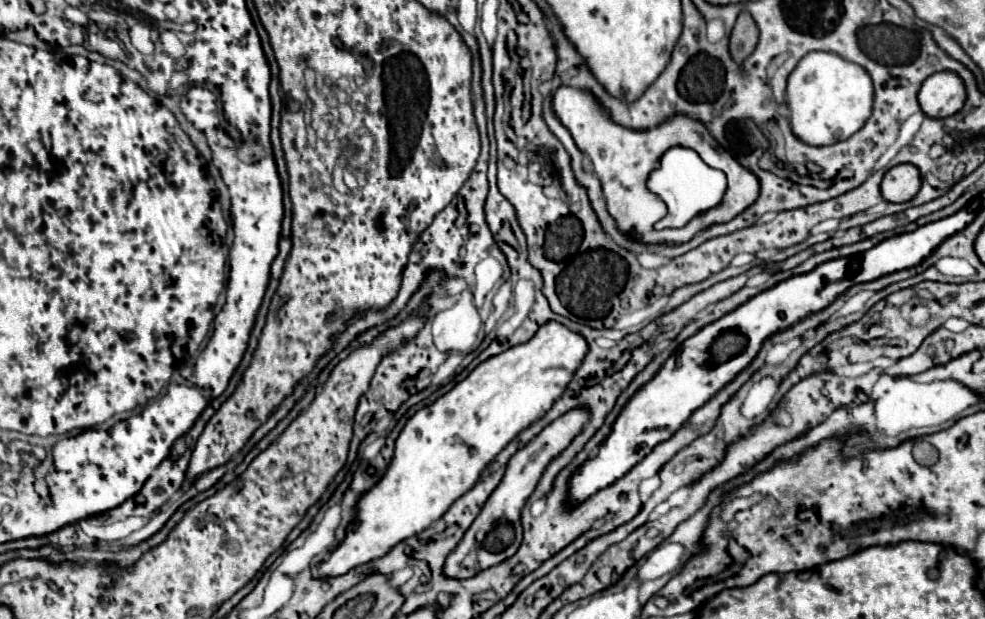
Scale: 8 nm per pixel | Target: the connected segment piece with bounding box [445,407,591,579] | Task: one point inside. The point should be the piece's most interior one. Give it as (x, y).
(496, 534)

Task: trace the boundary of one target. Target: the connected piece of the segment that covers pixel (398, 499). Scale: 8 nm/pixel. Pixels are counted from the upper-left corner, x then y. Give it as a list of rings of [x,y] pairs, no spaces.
[[[549,321],[541,325],[527,343],[489,357],[449,393],[439,397],[433,405],[417,411],[397,437],[395,455],[385,477],[361,497],[357,505],[357,519],[349,525],[347,537],[331,553],[329,561],[315,569],[315,575],[345,575],[345,571],[389,553],[397,543],[421,533],[433,521],[437,521],[455,499],[459,499],[477,483],[481,471],[497,457],[503,447],[507,447],[509,441],[513,441],[523,429],[533,425],[553,407],[553,403],[563,395],[565,387],[573,379],[587,351],[589,345],[583,335],[567,329],[557,321]]]

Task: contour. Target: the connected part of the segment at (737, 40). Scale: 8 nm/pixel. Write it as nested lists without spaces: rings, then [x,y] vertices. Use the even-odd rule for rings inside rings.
[[[743,9],[737,17],[737,23],[733,27],[731,33],[731,41],[729,41],[729,49],[731,49],[731,57],[737,63],[743,63],[745,57],[749,57],[759,41],[759,29],[757,23],[753,21],[751,13],[747,9]]]

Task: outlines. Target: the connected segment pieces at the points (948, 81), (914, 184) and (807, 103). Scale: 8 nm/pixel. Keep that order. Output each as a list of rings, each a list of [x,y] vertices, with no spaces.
[[[953,71],[933,73],[919,91],[919,105],[927,117],[945,119],[955,115],[967,99],[963,79]]]
[[[911,163],[895,165],[885,173],[881,181],[883,199],[891,203],[911,201],[919,189],[921,189],[921,171]]]
[[[811,51],[805,55],[787,81],[787,105],[791,109],[793,133],[807,145],[833,145],[857,133],[873,111],[873,81],[869,73],[837,53]]]

